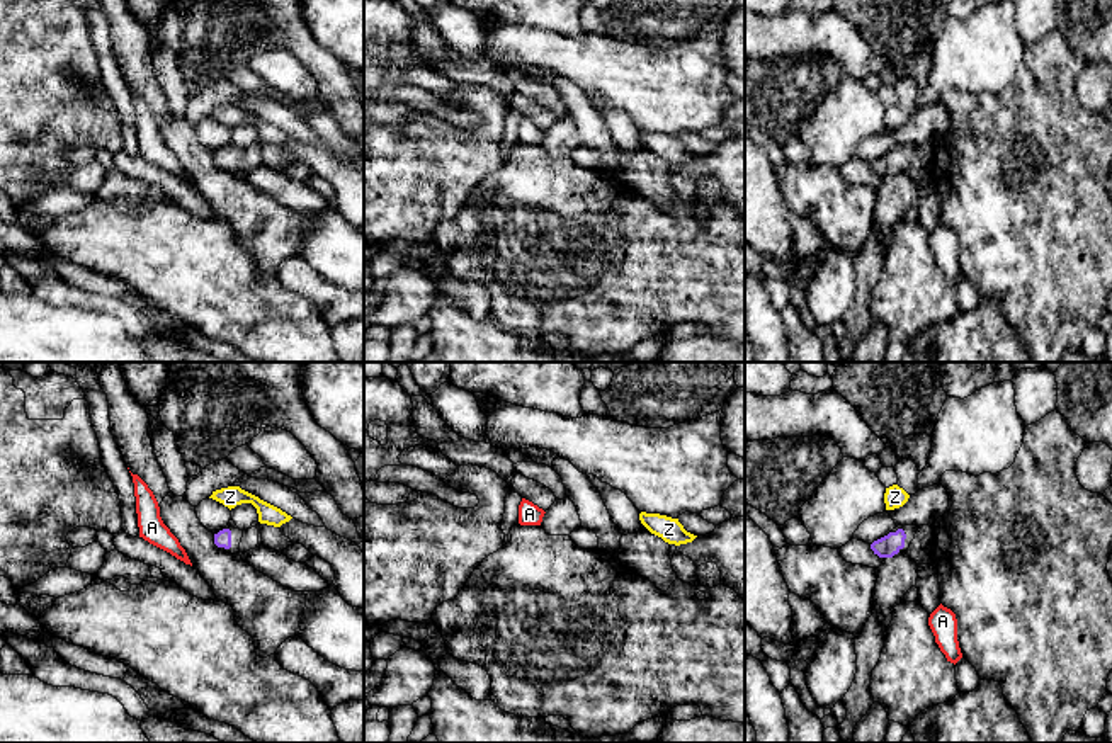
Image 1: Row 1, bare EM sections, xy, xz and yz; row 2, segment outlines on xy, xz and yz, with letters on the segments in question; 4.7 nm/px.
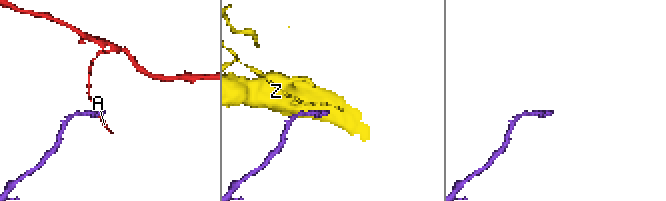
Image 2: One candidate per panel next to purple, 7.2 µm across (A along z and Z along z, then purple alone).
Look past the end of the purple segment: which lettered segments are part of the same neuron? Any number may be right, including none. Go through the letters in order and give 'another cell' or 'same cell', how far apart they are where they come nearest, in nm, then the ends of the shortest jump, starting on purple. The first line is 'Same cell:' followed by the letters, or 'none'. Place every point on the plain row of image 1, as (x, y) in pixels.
Same cell: none
A: another cell; 140 nm apart; from purple across xy (215, 162), (187, 175)
Z: another cell; 100 nm apart; from purple across xy (228, 148), (230, 128)

